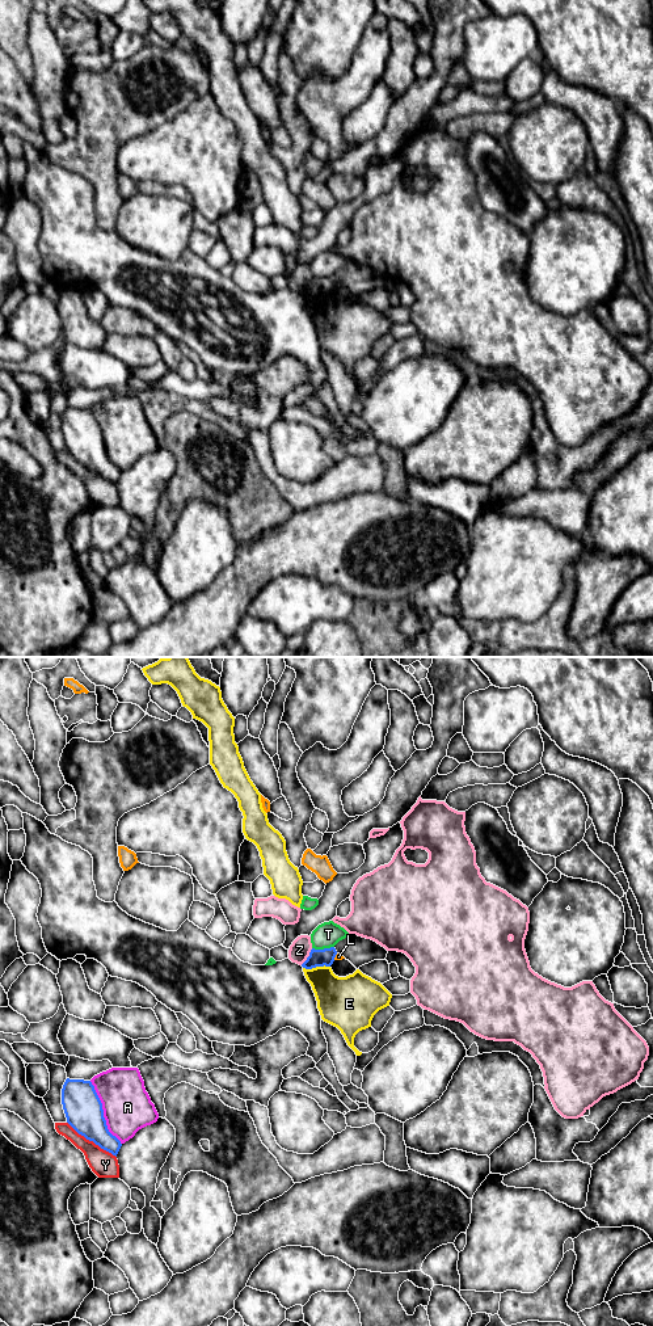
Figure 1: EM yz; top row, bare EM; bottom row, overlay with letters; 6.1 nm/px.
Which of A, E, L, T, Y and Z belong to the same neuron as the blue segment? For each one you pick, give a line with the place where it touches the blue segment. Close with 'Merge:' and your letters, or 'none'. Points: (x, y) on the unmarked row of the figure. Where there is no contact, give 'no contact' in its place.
Merge: none

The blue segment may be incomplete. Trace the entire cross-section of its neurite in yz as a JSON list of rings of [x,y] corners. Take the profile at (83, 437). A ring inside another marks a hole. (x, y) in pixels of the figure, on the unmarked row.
[[[67,407],[62,433],[67,451],[79,463],[117,485],[122,472],[109,460],[102,432],[90,409]]]

